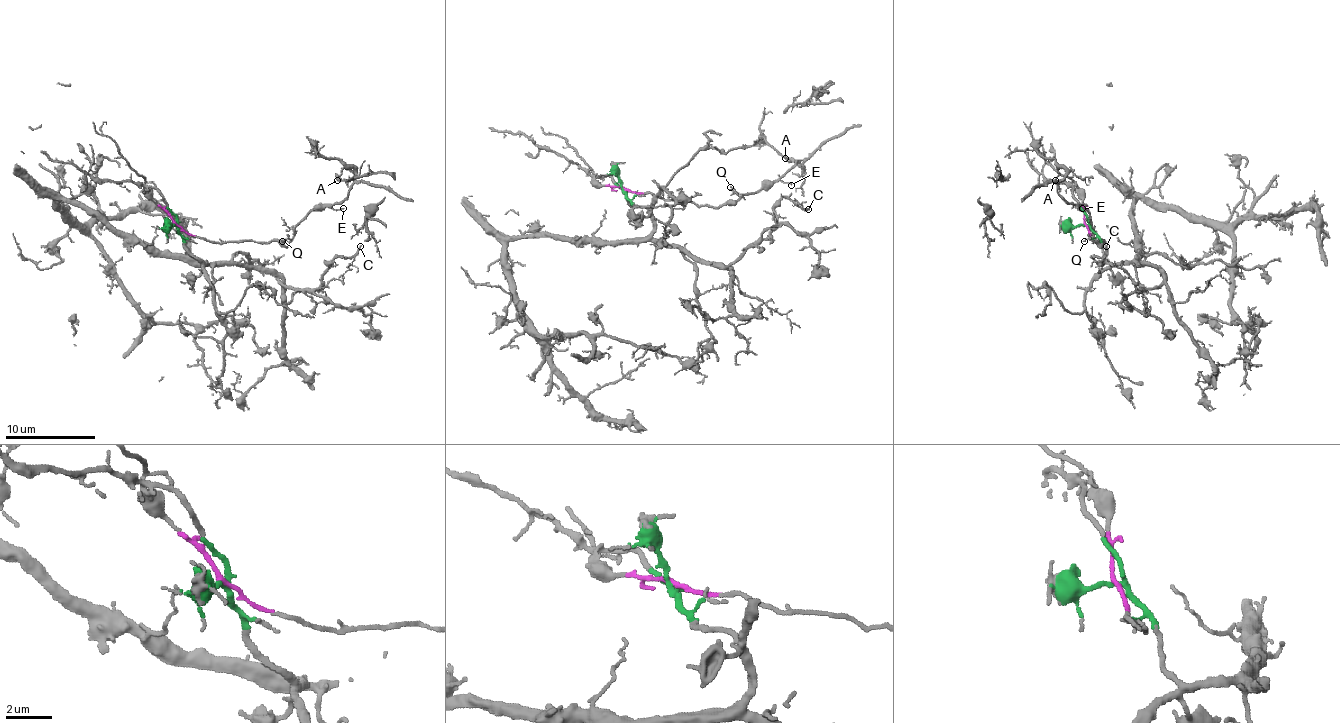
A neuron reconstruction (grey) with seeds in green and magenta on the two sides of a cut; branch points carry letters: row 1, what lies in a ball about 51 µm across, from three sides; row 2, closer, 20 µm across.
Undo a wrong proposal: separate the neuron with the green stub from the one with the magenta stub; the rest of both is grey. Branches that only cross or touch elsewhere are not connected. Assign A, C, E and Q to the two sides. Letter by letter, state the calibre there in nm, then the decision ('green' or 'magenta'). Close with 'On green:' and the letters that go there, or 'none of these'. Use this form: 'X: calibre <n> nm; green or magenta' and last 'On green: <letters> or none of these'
A: calibre 110 nm; magenta
C: calibre 190 nm; green
E: calibre 100 nm; magenta
Q: calibre 70 nm; magenta
On green: C

